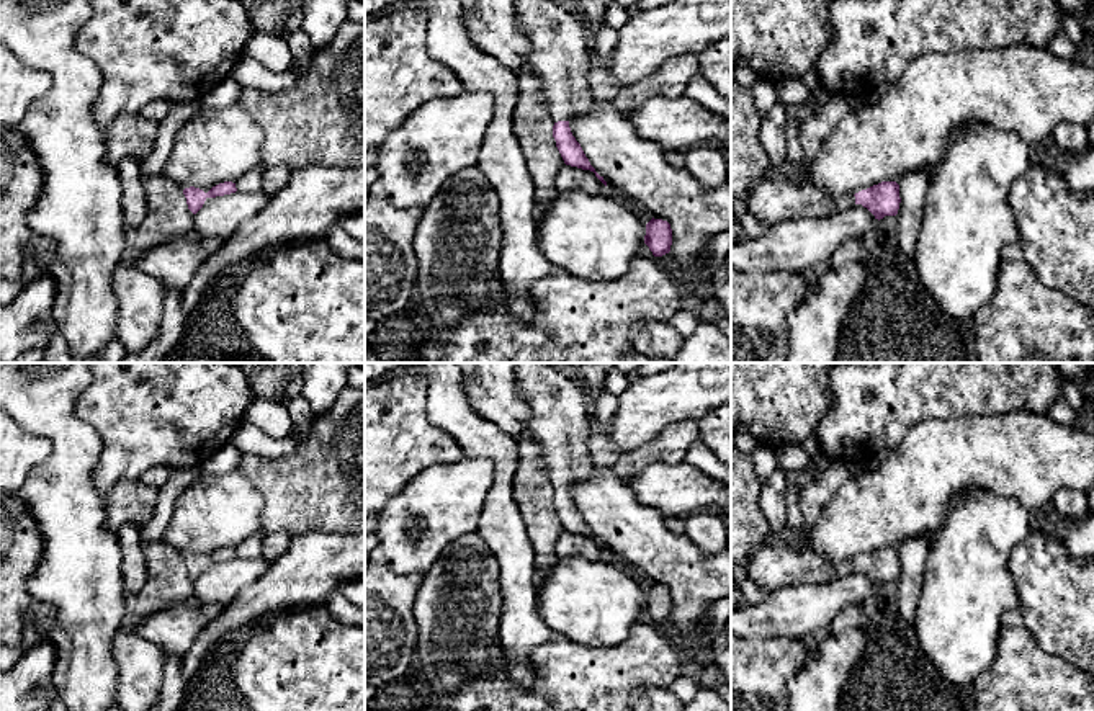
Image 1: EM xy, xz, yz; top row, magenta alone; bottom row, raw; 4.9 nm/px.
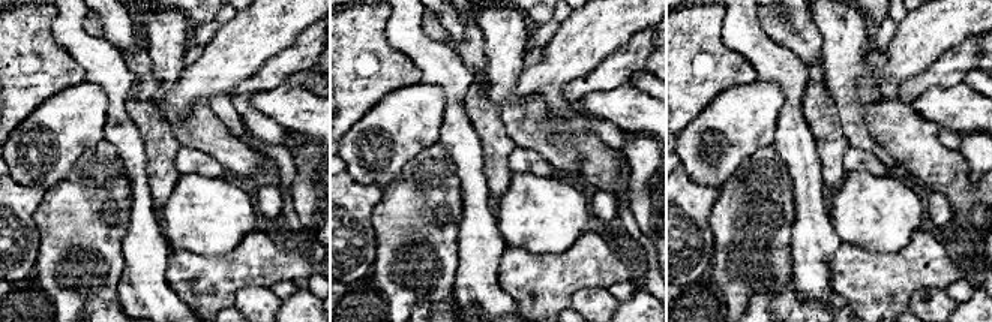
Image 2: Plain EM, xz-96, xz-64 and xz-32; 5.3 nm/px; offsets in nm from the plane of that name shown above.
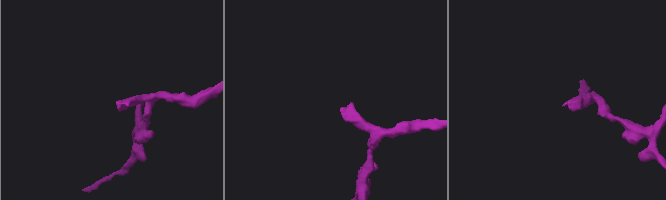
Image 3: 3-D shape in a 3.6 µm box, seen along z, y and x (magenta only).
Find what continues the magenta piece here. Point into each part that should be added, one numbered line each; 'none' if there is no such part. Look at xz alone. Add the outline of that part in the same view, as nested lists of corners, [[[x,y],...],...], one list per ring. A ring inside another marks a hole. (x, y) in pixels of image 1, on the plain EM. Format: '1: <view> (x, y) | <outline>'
1: xz (560, 406) | [[[518,363],[517,387],[530,407],[528,430],[541,446],[553,487],[571,487],[590,464],[587,389],[569,369],[549,363]]]

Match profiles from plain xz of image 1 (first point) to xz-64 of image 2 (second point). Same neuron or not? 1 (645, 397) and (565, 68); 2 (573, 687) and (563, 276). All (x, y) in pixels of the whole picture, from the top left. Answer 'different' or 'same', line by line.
1: same
2: same

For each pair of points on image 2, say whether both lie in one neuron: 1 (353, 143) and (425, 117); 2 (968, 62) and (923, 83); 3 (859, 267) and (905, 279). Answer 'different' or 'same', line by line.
1: same
2: same
3: same

